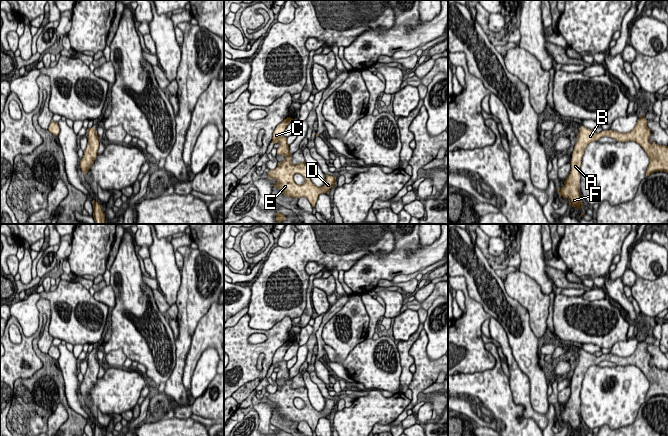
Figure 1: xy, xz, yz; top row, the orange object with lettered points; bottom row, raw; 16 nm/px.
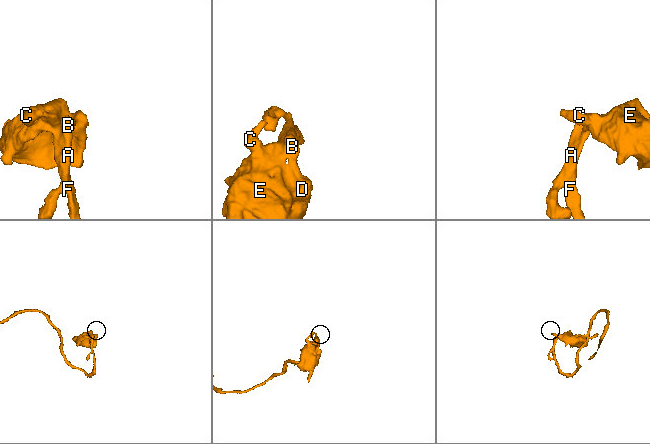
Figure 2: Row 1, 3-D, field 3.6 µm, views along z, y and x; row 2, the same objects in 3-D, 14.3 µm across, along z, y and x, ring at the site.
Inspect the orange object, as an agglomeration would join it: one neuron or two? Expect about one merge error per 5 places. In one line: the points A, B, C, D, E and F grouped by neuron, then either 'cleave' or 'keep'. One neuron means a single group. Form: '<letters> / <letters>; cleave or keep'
A B C D E F; keep

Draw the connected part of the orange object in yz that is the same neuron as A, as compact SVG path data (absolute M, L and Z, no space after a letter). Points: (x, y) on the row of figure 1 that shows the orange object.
M639 116L635 127L628 133L606 130L600 133L582 126L578 132L578 139L575 143L571 159L571 171L564 181L561 189L558 189L559 198L568 198L570 205L578 209L582 208L580 198L580 167L584 151L589 143L598 141L601 137L607 136L618 142L634 141L638 143L646 152L649 158L649 165L646 170L646 176L658 171L668 173L668 146L658 145L655 141L650 143L651 131L647 126L647 120L644 116Z

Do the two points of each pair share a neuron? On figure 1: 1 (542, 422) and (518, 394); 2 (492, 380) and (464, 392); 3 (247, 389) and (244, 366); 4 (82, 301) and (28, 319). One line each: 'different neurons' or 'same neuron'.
1: same neuron
2: same neuron
3: different neurons
4: same neuron

